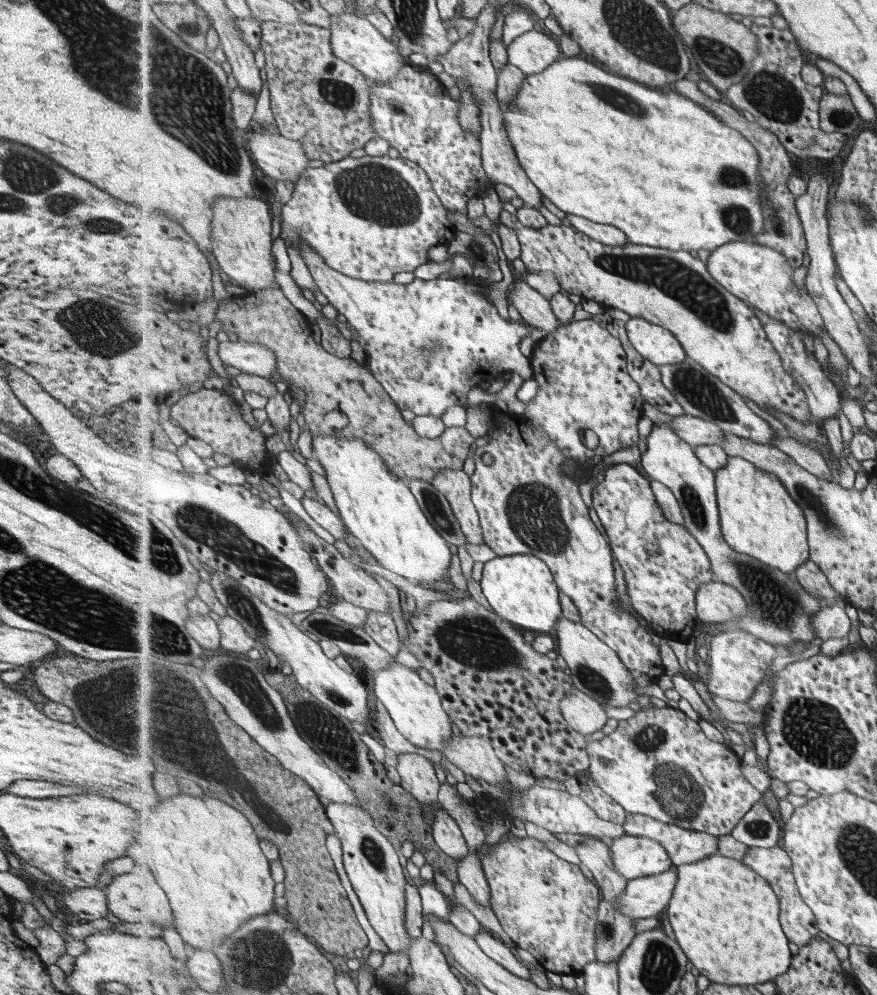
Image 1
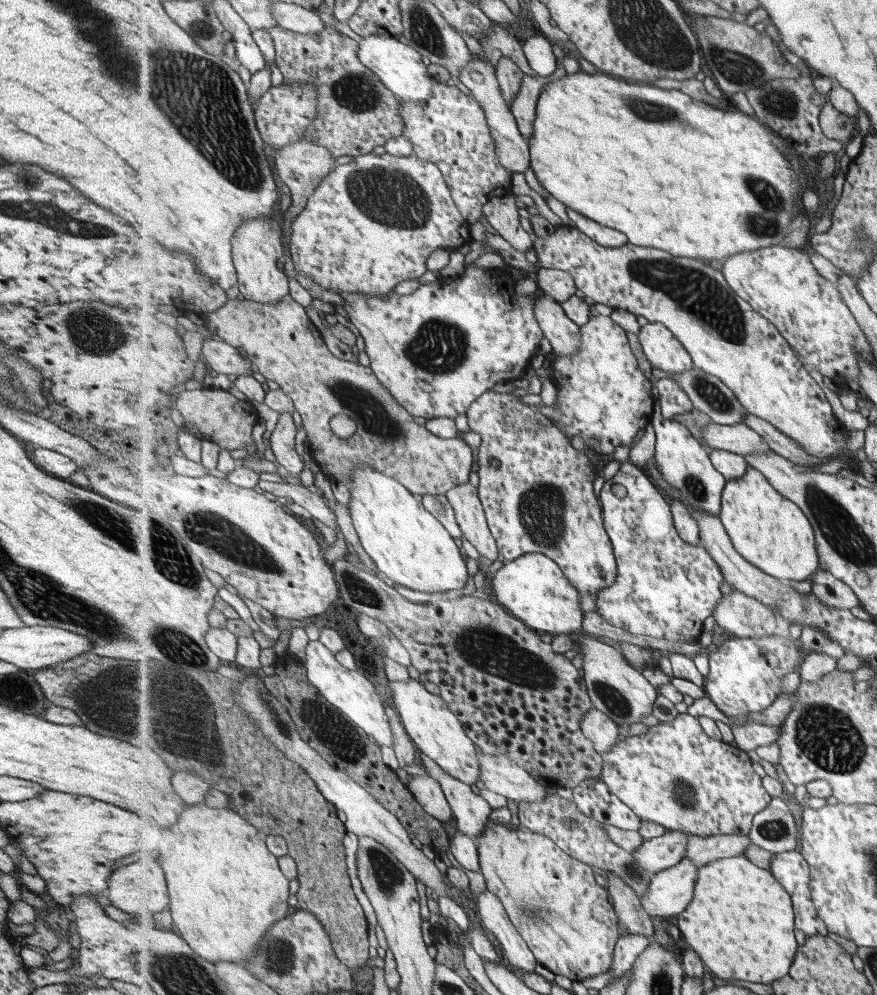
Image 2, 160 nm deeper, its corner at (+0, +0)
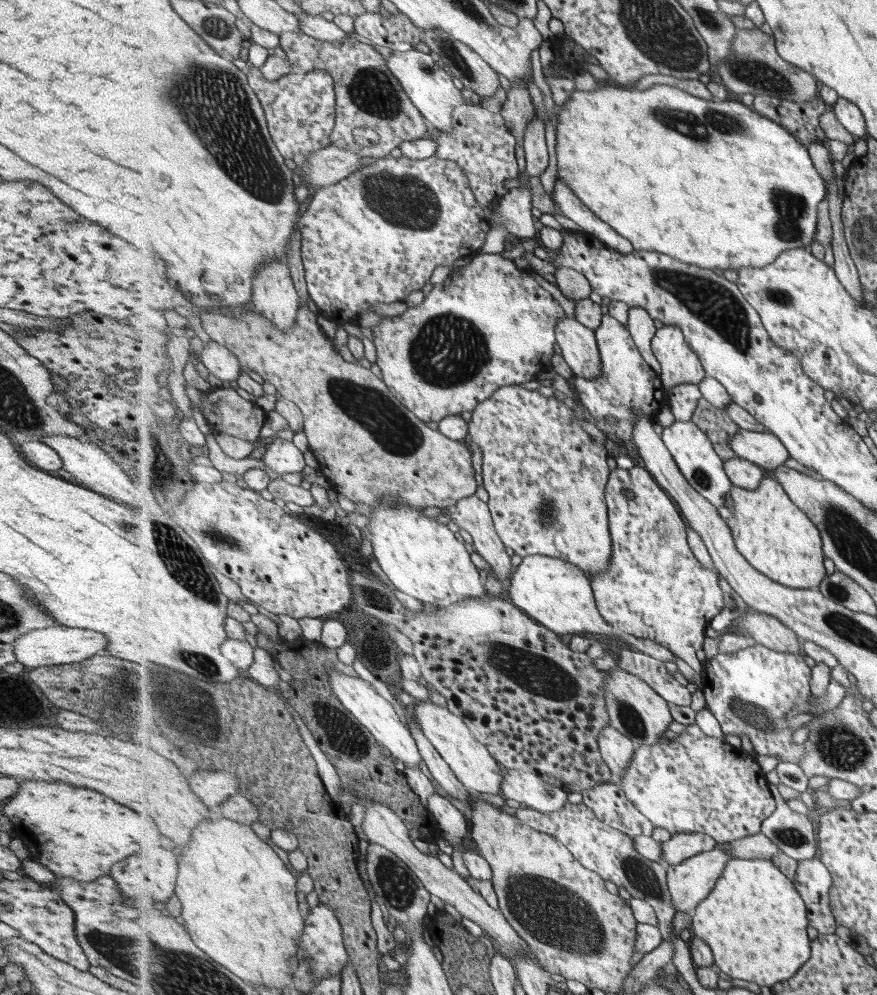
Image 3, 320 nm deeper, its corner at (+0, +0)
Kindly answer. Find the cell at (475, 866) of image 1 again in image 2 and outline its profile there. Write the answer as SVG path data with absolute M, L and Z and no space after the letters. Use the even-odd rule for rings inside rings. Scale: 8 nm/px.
M489 890L482 892L476 913L480 916L481 926L492 932L500 942L508 966L515 966L514 974L523 979L525 973L535 973L538 963L535 953L511 922L501 899Z

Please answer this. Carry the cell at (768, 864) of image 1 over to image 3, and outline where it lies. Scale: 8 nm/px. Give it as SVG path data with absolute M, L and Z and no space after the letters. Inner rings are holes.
M819 858L801 860L794 883L806 900L810 926L821 934L837 930L833 908L830 908L830 888L833 886L830 868Z

